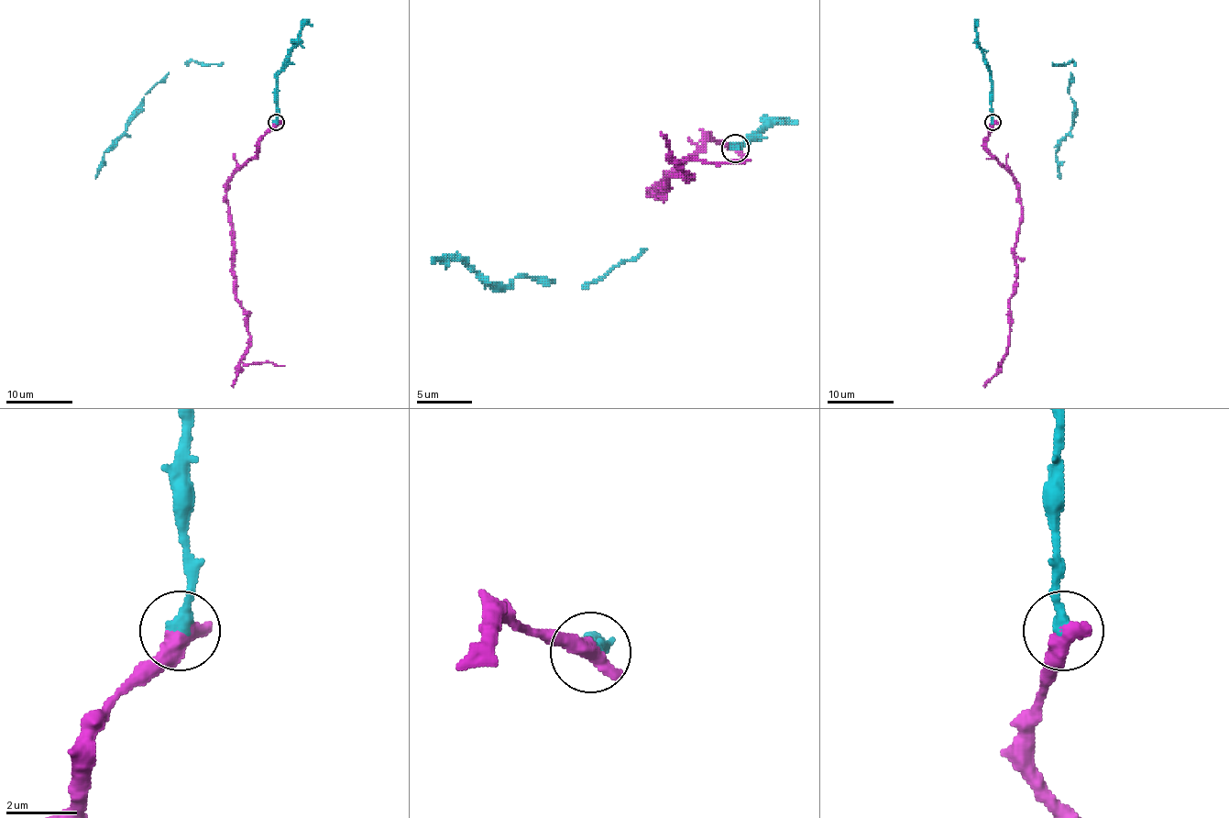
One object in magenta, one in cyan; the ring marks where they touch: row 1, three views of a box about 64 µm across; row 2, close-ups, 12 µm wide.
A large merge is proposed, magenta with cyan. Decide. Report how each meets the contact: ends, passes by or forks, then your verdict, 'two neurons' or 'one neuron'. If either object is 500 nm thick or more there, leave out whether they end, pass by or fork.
one neuron

